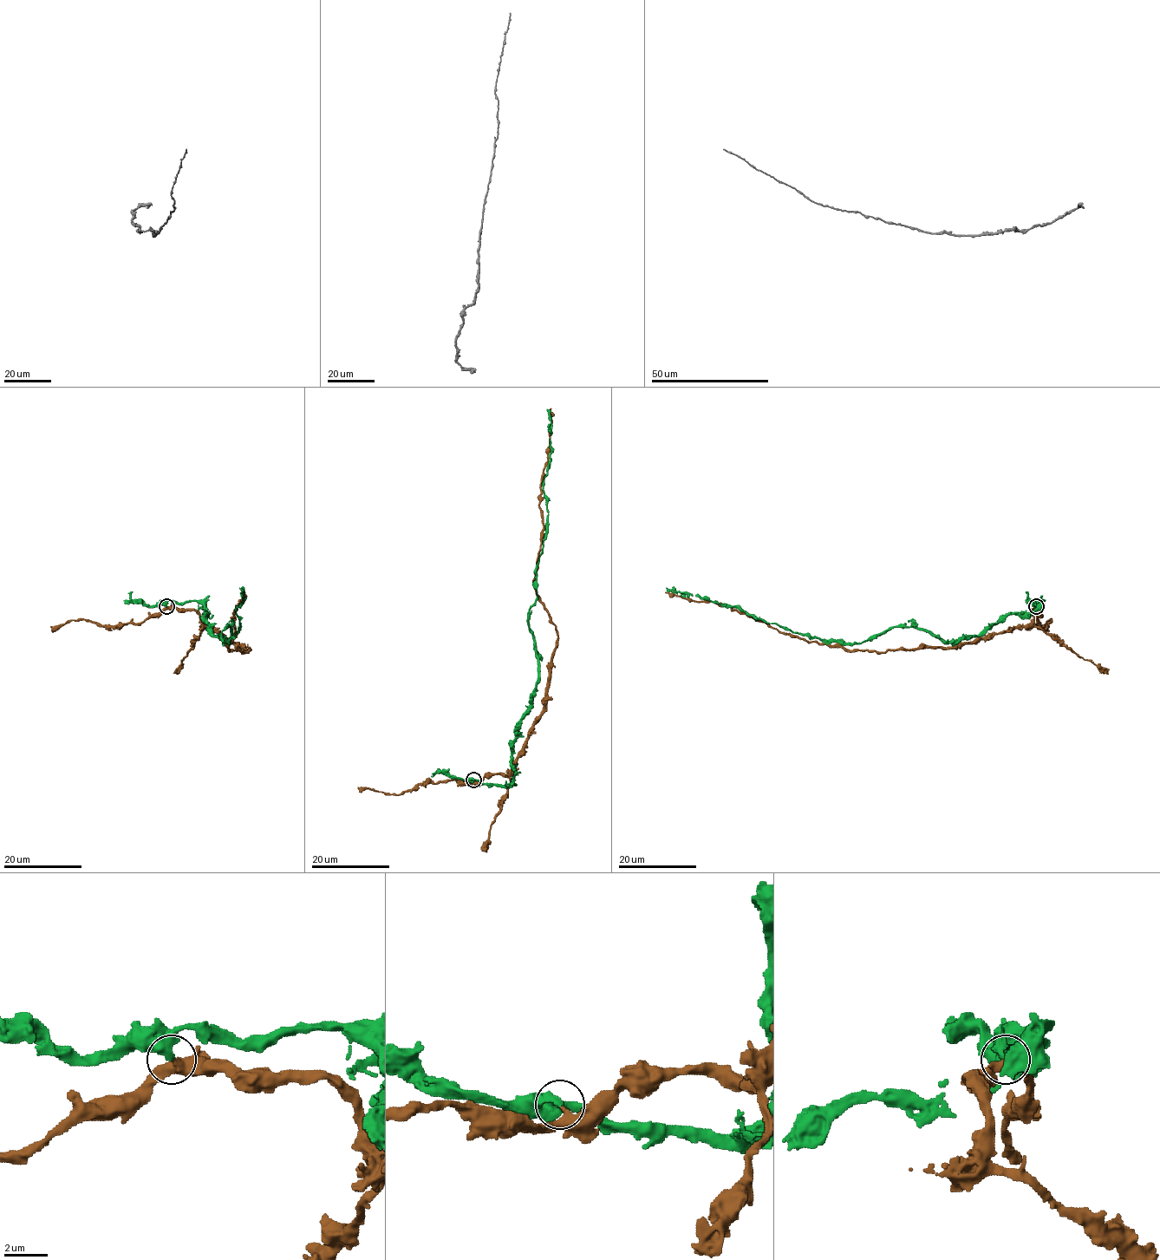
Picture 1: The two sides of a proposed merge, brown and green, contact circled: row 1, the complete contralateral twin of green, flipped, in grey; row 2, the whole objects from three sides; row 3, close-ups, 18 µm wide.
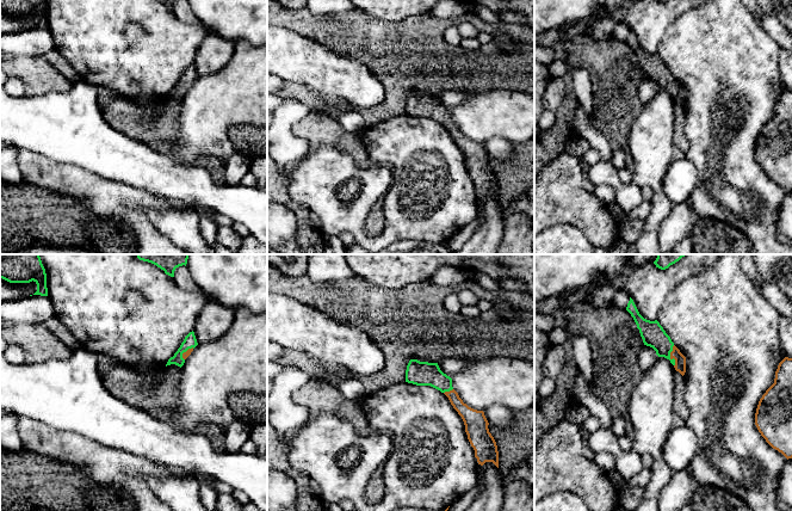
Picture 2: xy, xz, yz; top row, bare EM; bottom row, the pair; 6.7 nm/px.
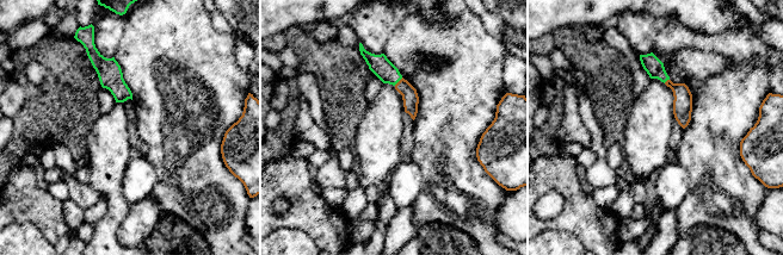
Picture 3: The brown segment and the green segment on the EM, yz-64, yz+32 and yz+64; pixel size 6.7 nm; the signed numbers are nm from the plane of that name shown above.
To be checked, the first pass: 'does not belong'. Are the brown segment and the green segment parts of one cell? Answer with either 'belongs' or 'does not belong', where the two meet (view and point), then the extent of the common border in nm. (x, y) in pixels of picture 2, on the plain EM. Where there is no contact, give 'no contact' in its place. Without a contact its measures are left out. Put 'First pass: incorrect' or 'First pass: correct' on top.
First pass: correct
does not belong | yz (670, 88) | 140 nm

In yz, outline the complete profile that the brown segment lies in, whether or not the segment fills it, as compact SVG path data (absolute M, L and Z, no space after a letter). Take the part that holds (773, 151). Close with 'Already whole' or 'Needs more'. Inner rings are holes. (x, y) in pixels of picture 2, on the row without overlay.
M792 91L779 96L774 116L759 134L755 158L773 181L792 191Z. Already whole

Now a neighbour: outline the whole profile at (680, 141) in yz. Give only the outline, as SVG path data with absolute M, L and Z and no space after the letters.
M675 103L674 106L674 147L686 153L689 148L689 142L685 135L685 110Z

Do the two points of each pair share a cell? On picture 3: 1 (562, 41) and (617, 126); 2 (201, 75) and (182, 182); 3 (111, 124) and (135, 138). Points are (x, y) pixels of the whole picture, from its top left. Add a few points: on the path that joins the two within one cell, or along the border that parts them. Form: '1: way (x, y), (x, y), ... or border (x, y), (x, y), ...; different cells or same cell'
1: way (585, 60), (610, 85), (611, 104); same cell
2: way (186, 101), (186, 156); same cell
3: border (128, 122), (128, 140), (133, 147); different cells

